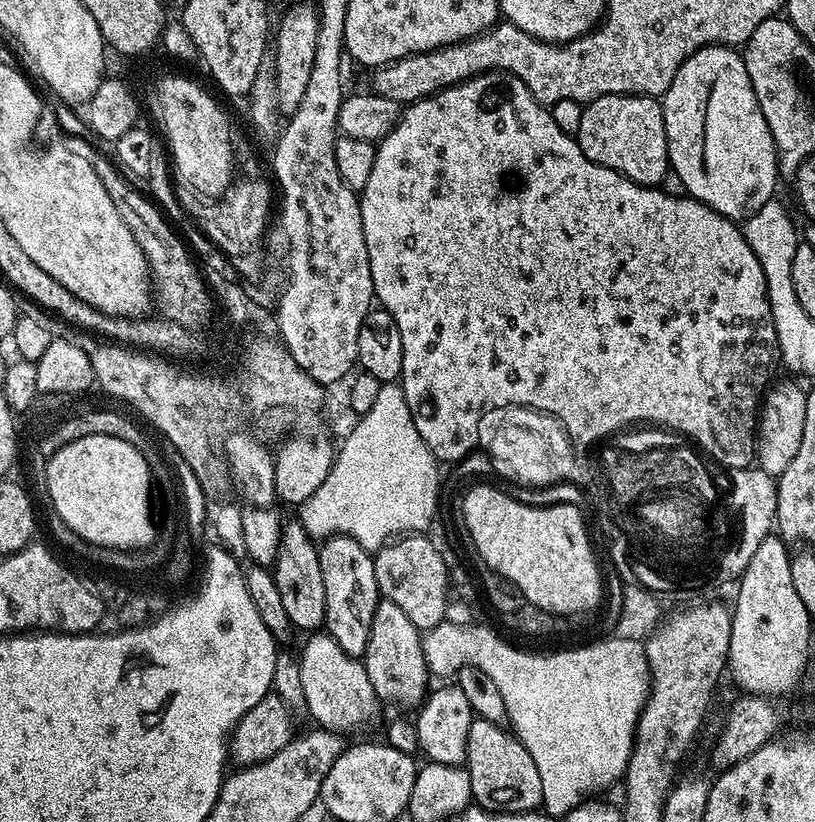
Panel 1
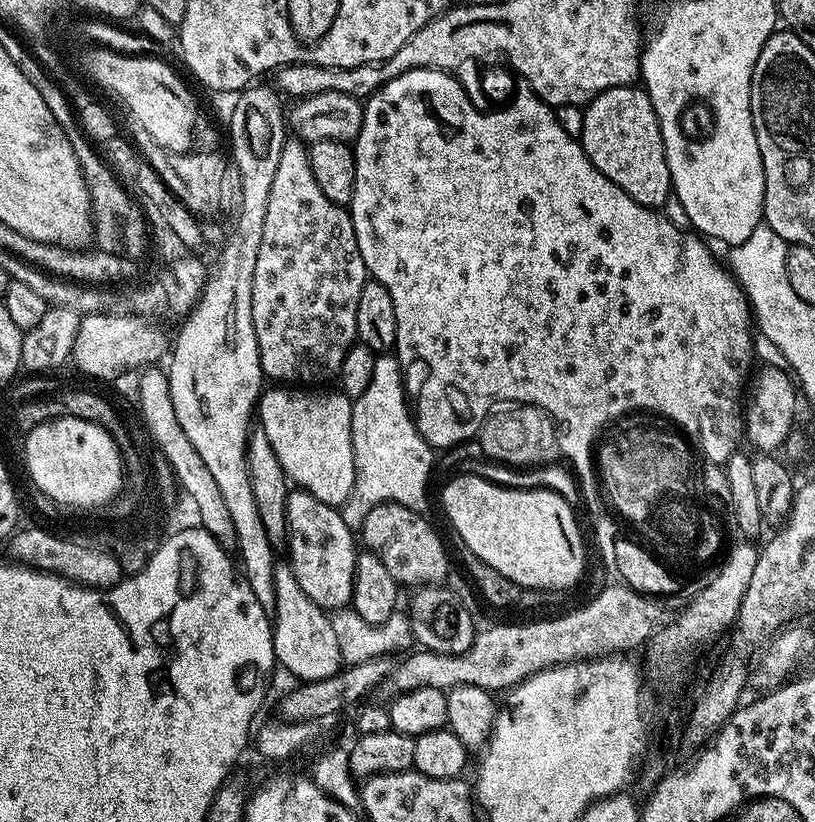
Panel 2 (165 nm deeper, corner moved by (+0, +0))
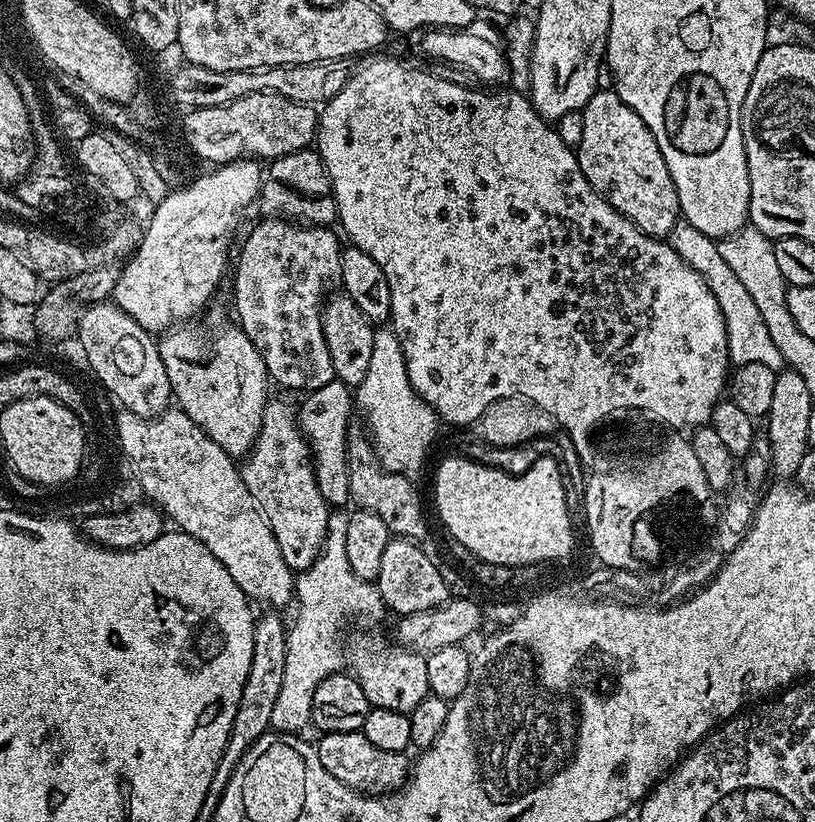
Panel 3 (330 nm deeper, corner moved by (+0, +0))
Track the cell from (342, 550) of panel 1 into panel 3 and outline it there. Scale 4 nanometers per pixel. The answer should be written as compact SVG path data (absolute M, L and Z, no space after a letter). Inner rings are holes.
M269 399L258 438L252 451L243 457L240 477L256 499L286 558L286 566L303 570L316 561L328 533L330 505L316 485L315 464L307 437L297 423L297 409L284 400Z

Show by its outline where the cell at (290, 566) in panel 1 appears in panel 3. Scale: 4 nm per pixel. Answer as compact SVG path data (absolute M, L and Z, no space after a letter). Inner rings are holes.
M216 320L213 324L185 322L159 337L162 366L170 378L179 411L185 412L226 454L243 458L252 451L270 399L270 377L262 354L246 338L239 323Z

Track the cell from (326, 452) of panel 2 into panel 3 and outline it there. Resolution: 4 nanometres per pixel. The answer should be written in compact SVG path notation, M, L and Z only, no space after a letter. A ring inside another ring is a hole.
M331 380L325 386L314 392L307 393L305 400L299 405L297 423L309 442L315 464L316 485L322 491L322 496L330 506L347 505L349 494L348 455L345 450L345 436L348 425L352 422L350 412L354 410L354 396L351 388L340 380Z

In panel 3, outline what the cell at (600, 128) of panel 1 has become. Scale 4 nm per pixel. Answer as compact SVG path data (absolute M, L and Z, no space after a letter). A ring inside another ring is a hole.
M597 90L590 98L590 102L582 109L584 114L582 142L574 150L582 166L582 174L586 174L586 182L590 182L592 189L603 200L610 202L614 210L630 218L630 222L634 222L638 230L642 230L647 236L667 238L676 221L681 219L681 215L678 190L674 186L674 178L670 178L666 158L662 158L662 150L658 150L658 142L654 134L650 134L646 122L642 122L642 118L638 118L638 114L634 114L634 110L626 106L626 102L622 102L617 92L607 91Z

